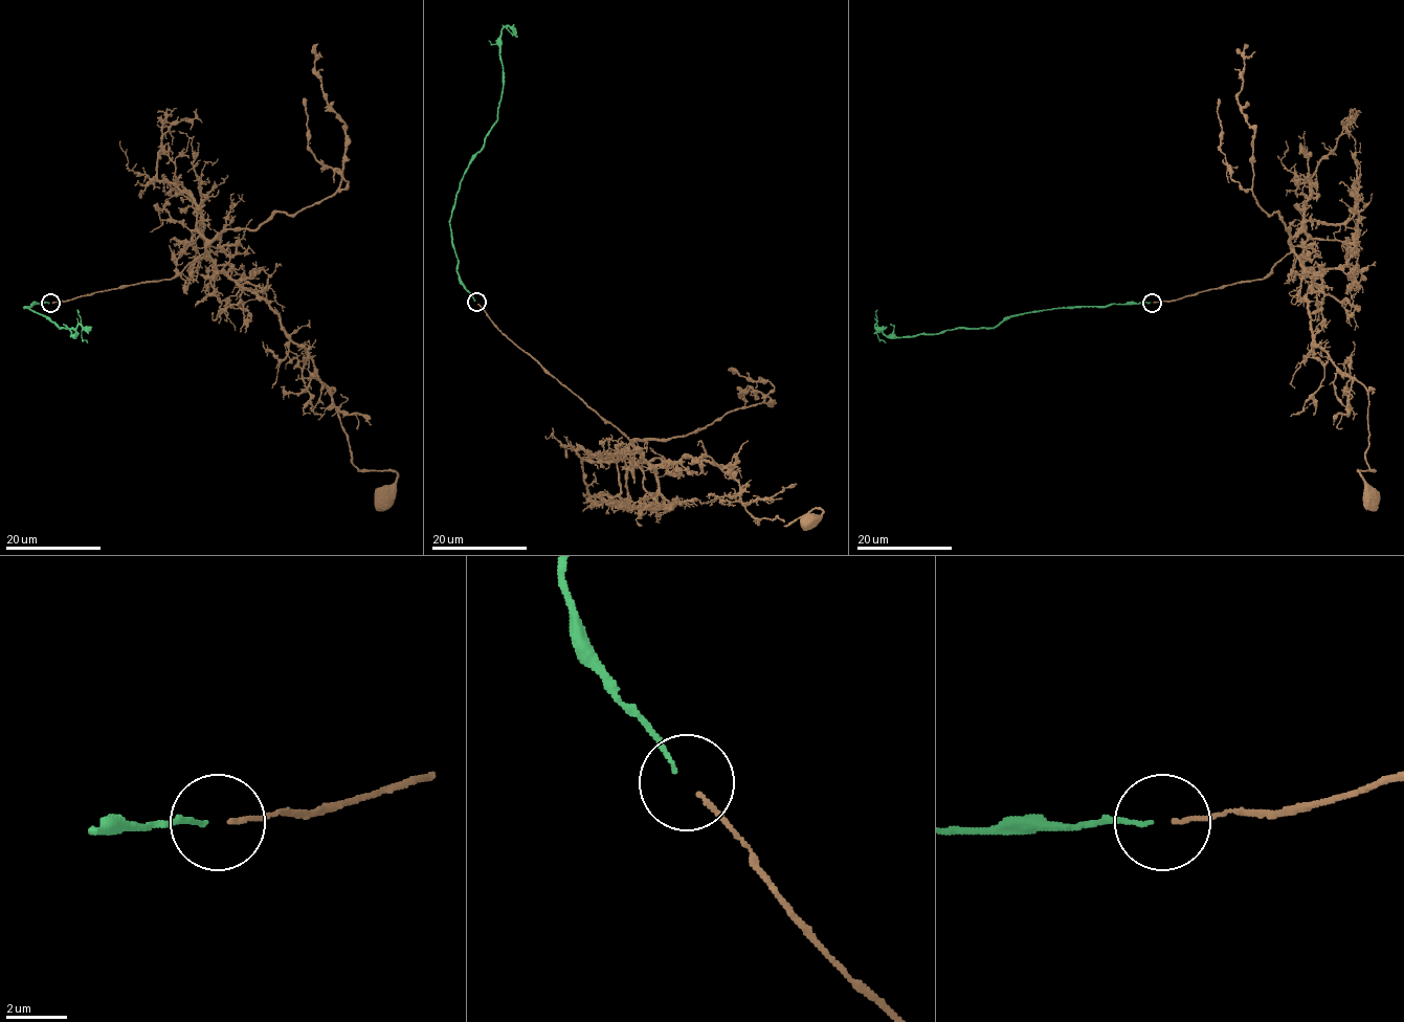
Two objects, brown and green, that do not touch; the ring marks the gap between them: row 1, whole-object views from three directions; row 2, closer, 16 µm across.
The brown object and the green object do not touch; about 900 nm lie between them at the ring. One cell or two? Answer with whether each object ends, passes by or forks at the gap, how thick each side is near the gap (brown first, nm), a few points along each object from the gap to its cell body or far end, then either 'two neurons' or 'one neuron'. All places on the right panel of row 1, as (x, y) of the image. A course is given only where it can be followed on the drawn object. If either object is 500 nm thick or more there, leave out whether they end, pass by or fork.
brown ends | green ends | 120/110 nm | brown via (1154, 302), (1262, 280), (1292, 252), (1315, 275), (1311, 337), (1367, 392), (1367, 496) | green via (1150, 302), (1032, 310), (1005, 316), (994, 327), (911, 337), (887, 337), (875, 325), (877, 337), (885, 342) | one neuron

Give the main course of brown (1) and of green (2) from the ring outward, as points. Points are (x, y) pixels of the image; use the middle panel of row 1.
1: (477, 304), (652, 465), (714, 462), (755, 517), (784, 525), (808, 517)
2: (474, 301), (458, 273), (449, 218), (469, 159), (497, 118), (503, 89), (500, 30), (508, 26), (512, 36)

